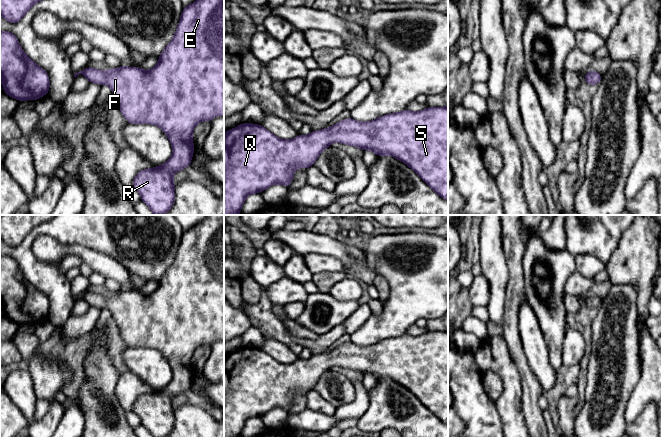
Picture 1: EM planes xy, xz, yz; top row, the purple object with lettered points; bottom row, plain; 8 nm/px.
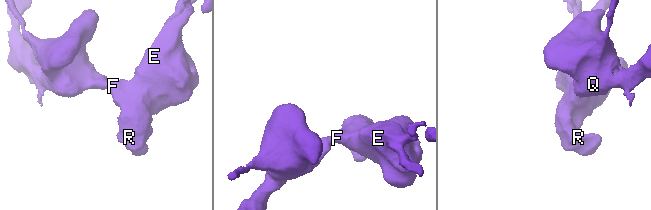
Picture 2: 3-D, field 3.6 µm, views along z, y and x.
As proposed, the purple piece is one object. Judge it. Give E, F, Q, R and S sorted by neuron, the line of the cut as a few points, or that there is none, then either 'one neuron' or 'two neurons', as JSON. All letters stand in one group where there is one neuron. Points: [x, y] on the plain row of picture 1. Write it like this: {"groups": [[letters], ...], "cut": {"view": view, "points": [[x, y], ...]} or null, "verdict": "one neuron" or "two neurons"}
{"groups": [["E", "F", "Q", "R", "S"]], "cut": null, "verdict": "one neuron"}

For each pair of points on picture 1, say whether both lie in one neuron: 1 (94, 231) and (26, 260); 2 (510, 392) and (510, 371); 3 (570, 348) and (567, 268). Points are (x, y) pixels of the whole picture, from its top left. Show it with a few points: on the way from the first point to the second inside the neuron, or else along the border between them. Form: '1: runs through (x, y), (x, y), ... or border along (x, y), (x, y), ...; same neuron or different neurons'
1: runs through (73, 229), (41, 229), (30, 239); same neuron
2: runs through (510, 387), (510, 376); same neuron
3: border along (567, 327), (561, 351); different neurons

